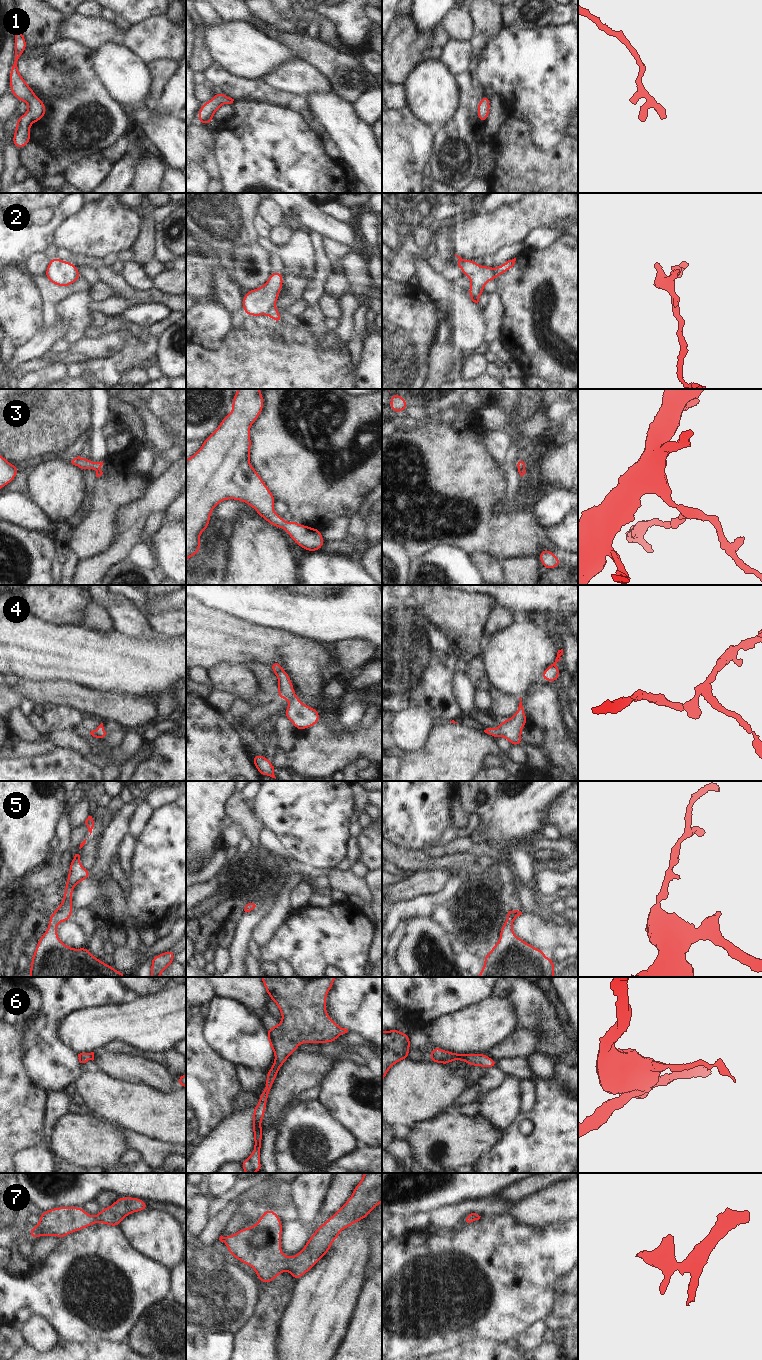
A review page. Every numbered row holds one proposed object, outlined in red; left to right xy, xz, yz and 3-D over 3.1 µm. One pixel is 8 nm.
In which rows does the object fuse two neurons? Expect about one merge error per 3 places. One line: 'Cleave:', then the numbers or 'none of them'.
Cleave: 2

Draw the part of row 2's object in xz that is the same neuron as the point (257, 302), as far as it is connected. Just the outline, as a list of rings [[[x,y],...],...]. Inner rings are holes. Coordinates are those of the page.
[[[271,272],[265,284],[261,287],[249,290],[243,296],[242,307],[245,315],[264,316],[279,299],[279,292],[283,289],[283,274]]]

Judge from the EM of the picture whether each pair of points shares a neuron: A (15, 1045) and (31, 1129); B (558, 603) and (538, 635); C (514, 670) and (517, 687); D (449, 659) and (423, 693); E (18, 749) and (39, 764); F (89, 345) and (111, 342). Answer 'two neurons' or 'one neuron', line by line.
A: one neuron
B: two neurons
C: one neuron
D: one neuron
E: two neurons
F: one neuron

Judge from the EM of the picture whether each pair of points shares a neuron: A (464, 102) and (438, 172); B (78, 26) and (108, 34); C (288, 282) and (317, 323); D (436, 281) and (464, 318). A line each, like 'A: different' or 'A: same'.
A: same
B: same
C: different
D: same

